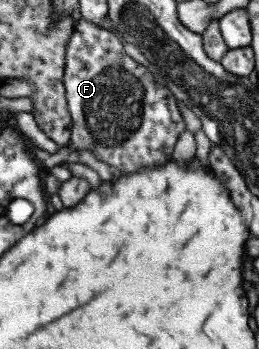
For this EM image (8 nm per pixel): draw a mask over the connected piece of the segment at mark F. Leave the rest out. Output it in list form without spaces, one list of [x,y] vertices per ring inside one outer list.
[[[83,17],[73,23],[73,32],[66,44],[64,87],[68,111],[72,118],[71,144],[79,150],[89,150],[99,160],[121,172],[137,172],[147,166],[159,166],[172,159],[179,135],[186,129],[177,107],[176,96],[157,83],[147,67],[127,55],[115,33],[98,27]]]

